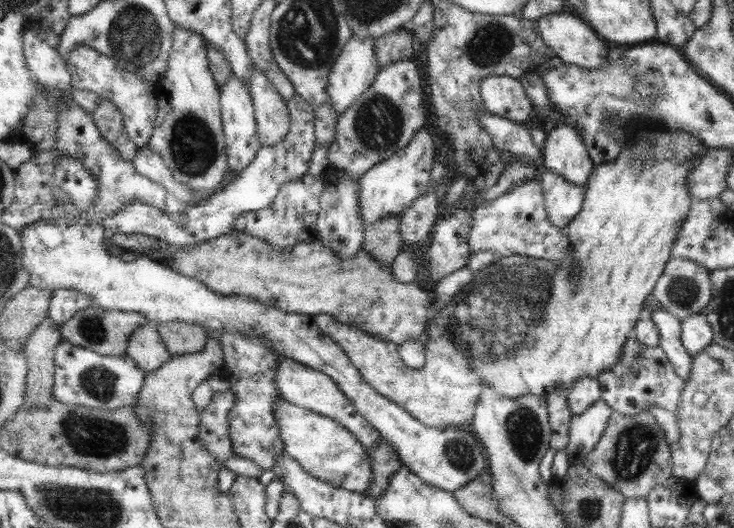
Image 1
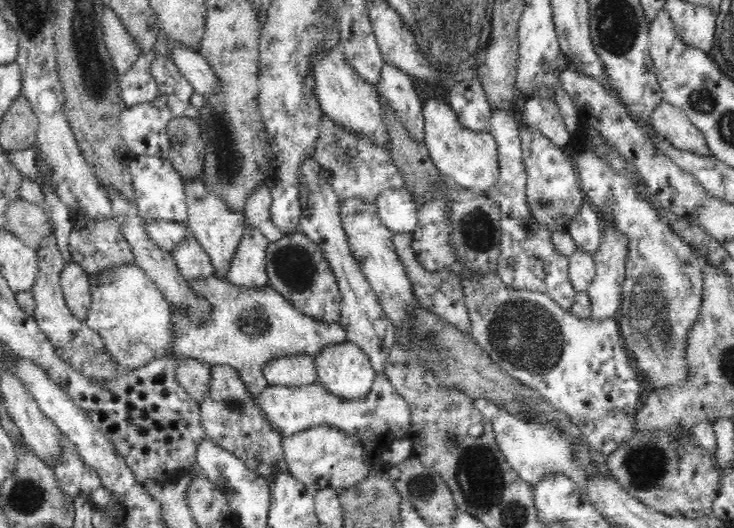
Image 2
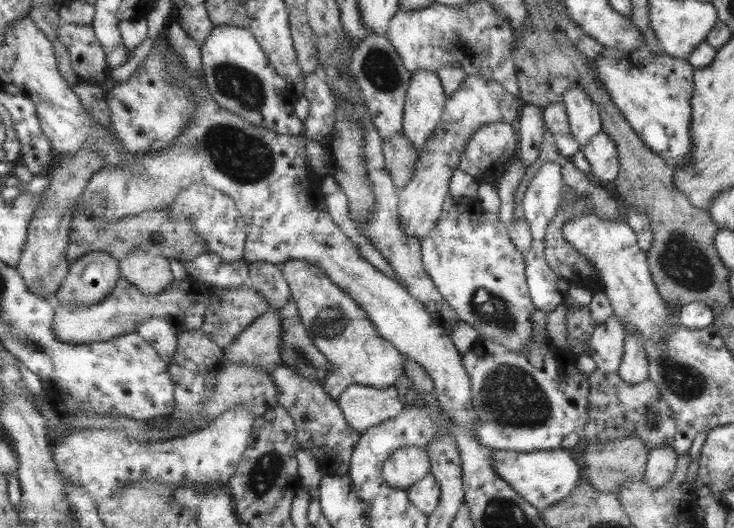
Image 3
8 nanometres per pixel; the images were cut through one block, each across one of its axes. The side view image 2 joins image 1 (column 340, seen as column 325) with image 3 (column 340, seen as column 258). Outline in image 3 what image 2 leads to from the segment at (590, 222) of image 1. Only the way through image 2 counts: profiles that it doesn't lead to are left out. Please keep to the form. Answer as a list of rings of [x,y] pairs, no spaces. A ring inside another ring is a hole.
[[[290,259],[278,264],[278,267],[309,340],[329,362],[328,374],[320,380],[322,389],[335,399],[349,385],[370,386],[379,390],[391,386],[401,375],[403,357],[389,341],[377,334],[360,307],[332,284],[317,266],[305,260]]]

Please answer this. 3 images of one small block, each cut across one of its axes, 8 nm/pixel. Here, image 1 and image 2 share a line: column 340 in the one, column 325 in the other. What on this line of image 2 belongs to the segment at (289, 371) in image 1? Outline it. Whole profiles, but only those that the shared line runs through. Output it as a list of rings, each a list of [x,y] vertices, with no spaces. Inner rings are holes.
[[[385,374],[377,375],[366,398],[357,401],[344,401],[334,397],[318,381],[298,388],[268,385],[260,394],[253,394],[252,399],[256,409],[262,411],[262,417],[282,438],[318,425],[332,426],[344,431],[348,437],[360,439],[370,436],[376,445],[386,449],[391,442],[406,438],[411,426],[410,407]]]

